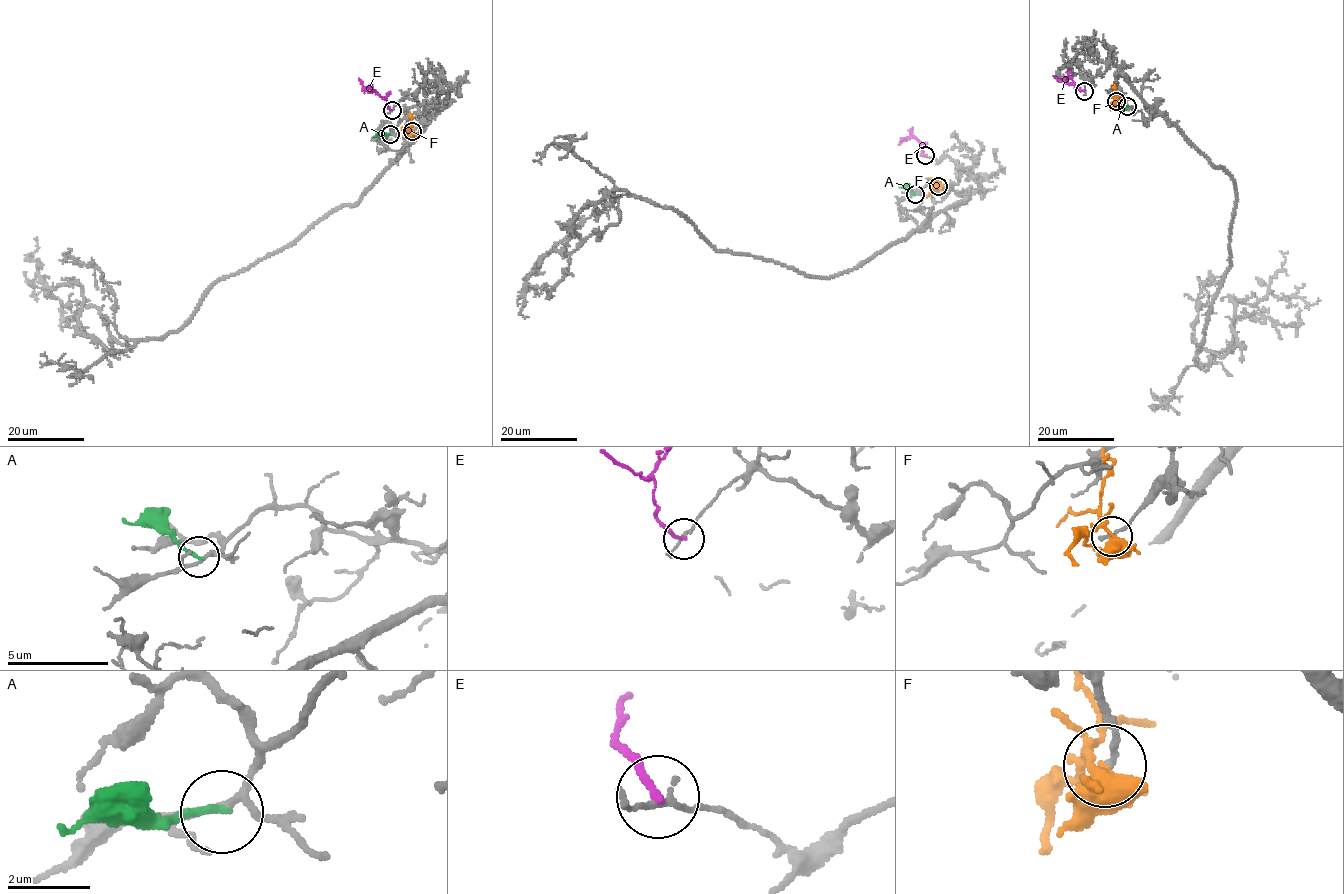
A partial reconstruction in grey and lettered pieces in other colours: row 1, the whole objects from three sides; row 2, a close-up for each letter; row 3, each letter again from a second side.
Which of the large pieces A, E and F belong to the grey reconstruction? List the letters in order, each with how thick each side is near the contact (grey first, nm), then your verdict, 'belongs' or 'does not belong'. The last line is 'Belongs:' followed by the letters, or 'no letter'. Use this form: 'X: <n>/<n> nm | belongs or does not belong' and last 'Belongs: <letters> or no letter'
A: 150/170 nm | does not belong
E: 120/190 nm | does not belong
F: 200/400 nm | does not belong
Belongs: no letter

